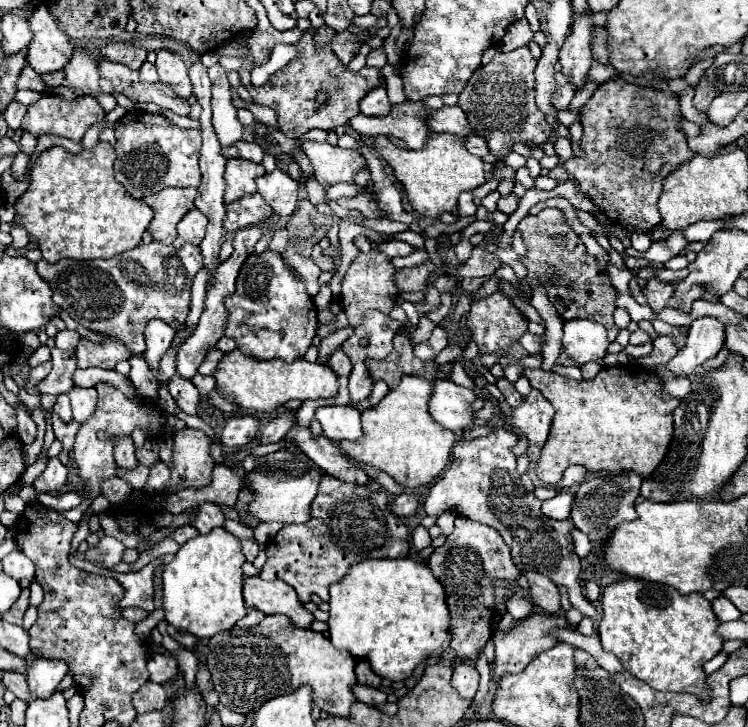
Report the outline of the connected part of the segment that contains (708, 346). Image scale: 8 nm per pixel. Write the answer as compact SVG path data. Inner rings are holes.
M696 319L690 325L686 345L664 367L676 377L688 377L696 367L716 357L724 347L724 325L716 319Z

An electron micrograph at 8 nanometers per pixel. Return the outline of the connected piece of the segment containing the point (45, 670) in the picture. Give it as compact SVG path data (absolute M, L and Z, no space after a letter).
M44 657L34 659L32 667L28 669L28 685L32 695L38 699L48 699L52 693L56 693L66 671L68 671L66 661Z

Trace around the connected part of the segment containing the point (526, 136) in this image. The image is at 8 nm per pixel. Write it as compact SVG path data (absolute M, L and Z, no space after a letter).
M518 47L510 53L498 53L488 65L474 71L472 79L460 93L458 105L464 109L468 121L476 135L482 135L488 141L490 151L502 159L510 153L512 145L516 143L546 143L548 141L548 123L544 113L534 103L534 89L532 89L532 73L536 67L536 59L532 57L530 49Z

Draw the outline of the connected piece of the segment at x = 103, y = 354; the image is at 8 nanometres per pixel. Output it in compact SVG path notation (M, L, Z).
M84 337L76 347L76 359L80 369L86 369L86 367L114 369L114 365L120 359L128 359L130 355L132 353L124 345L120 345L116 339L110 339L110 337L106 337L102 343L92 343Z

